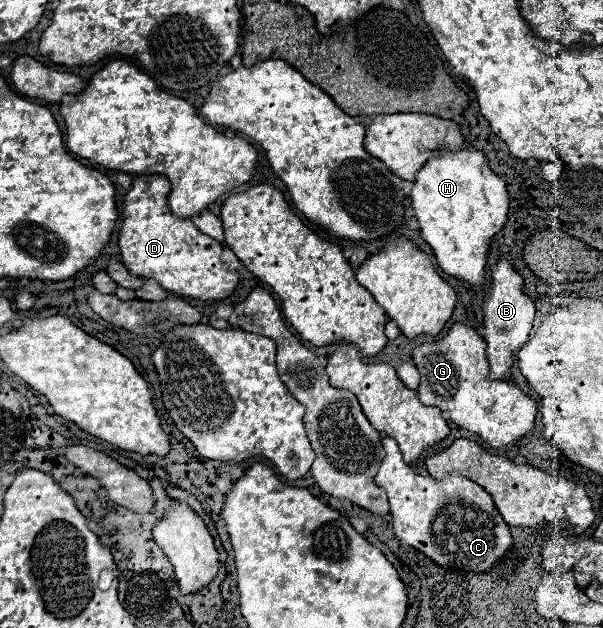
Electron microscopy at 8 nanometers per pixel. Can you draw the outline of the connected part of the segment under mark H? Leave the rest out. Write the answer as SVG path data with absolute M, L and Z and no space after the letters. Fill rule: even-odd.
M464 148L458 152L452 150L440 150L434 158L430 158L416 174L414 186L410 190L412 204L416 218L420 222L422 238L430 244L438 266L470 284L482 284L484 282L484 266L486 266L486 252L490 238L502 230L508 216L508 192L504 180L492 172L486 156L478 148Z

